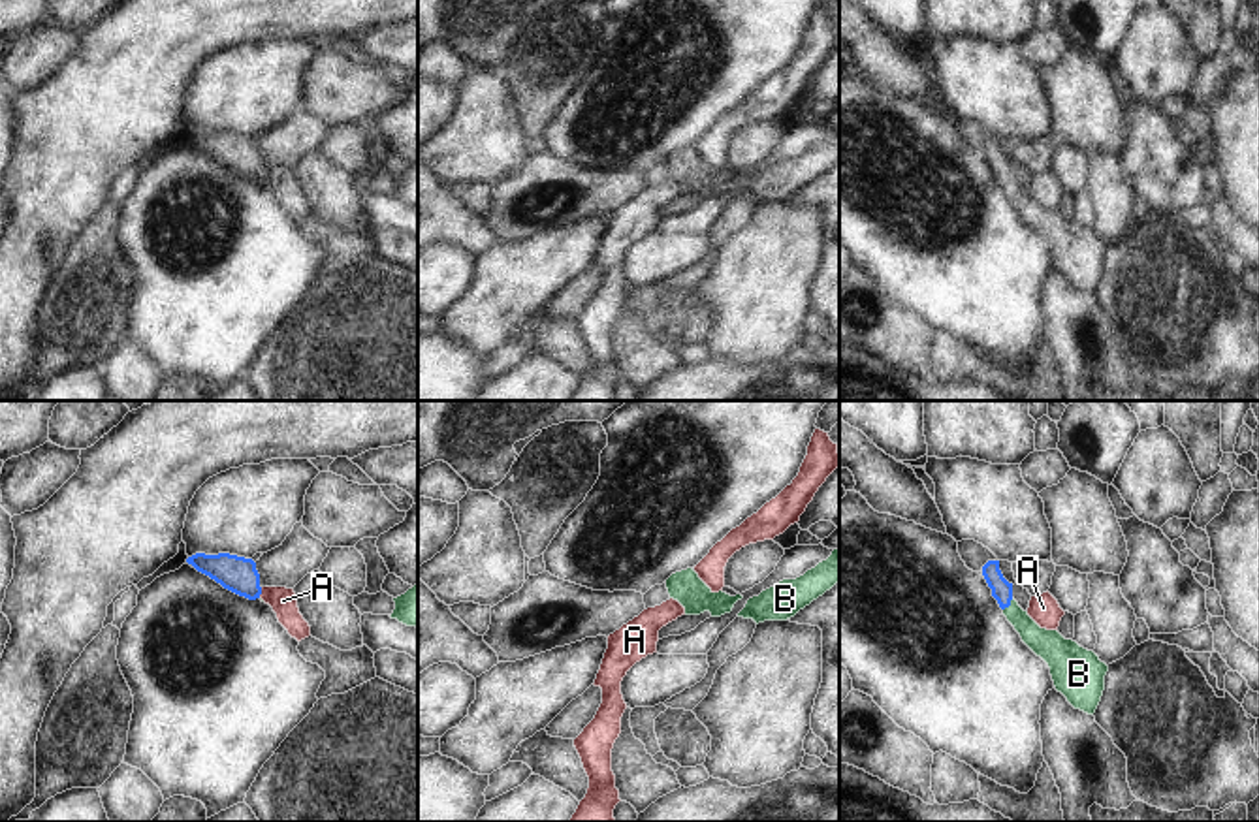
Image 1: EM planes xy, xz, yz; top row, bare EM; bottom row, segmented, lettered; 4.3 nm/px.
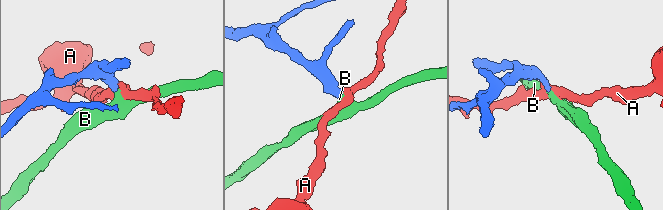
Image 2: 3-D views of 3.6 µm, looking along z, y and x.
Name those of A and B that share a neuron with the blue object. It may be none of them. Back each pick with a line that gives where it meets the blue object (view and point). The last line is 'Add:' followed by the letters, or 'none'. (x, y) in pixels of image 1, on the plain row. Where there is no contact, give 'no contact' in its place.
B: yz (1009, 183)
Add: B

